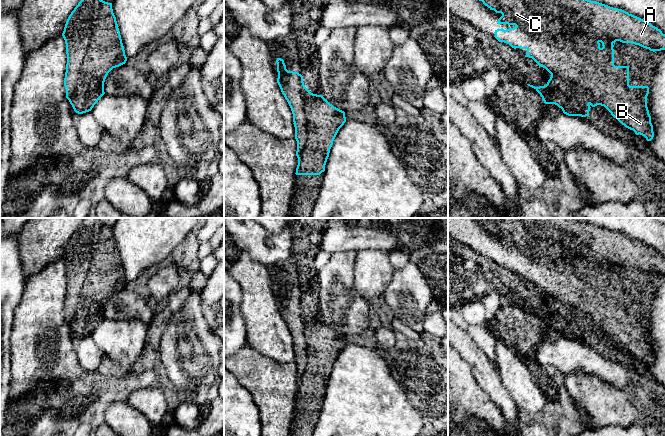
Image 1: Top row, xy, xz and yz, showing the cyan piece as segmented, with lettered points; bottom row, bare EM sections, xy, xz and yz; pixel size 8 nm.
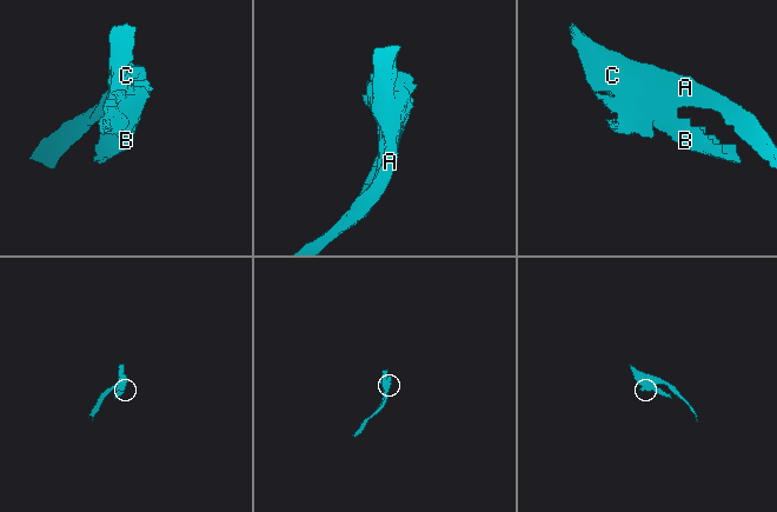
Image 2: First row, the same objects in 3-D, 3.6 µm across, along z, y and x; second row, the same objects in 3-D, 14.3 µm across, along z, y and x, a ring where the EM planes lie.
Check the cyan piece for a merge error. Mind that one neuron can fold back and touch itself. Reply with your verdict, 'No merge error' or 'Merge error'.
Merge error

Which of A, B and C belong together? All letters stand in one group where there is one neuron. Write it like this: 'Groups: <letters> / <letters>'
Groups: A C / B

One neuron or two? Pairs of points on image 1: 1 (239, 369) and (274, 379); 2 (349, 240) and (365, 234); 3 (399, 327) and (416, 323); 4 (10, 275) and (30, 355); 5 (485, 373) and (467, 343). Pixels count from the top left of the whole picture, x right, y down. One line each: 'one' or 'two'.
1: one
2: one
3: two
4: two
5: one

